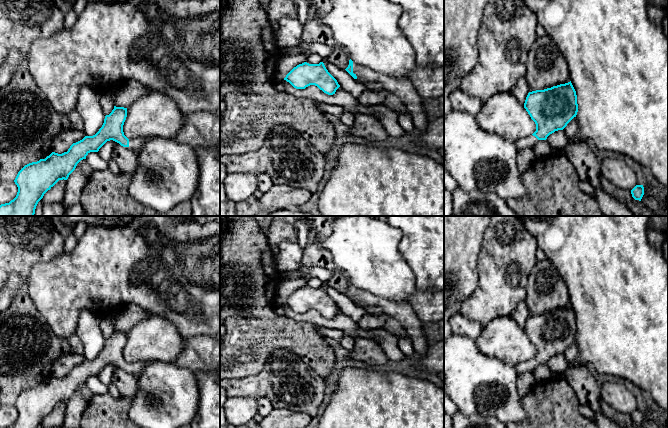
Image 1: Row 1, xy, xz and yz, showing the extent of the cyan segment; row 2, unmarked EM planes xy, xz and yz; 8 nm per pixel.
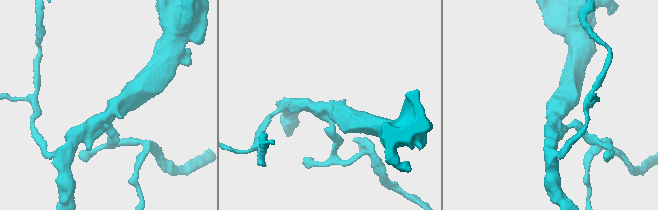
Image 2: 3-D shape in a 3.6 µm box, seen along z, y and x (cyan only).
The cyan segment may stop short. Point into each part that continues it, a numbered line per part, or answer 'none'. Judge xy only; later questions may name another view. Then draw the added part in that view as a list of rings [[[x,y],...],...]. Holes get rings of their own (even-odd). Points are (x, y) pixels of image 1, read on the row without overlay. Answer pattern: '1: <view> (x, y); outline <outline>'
1: xy (137, 367); outline [[[137,361],[129,364],[129,371],[133,374],[141,373],[147,365],[147,361]]]

